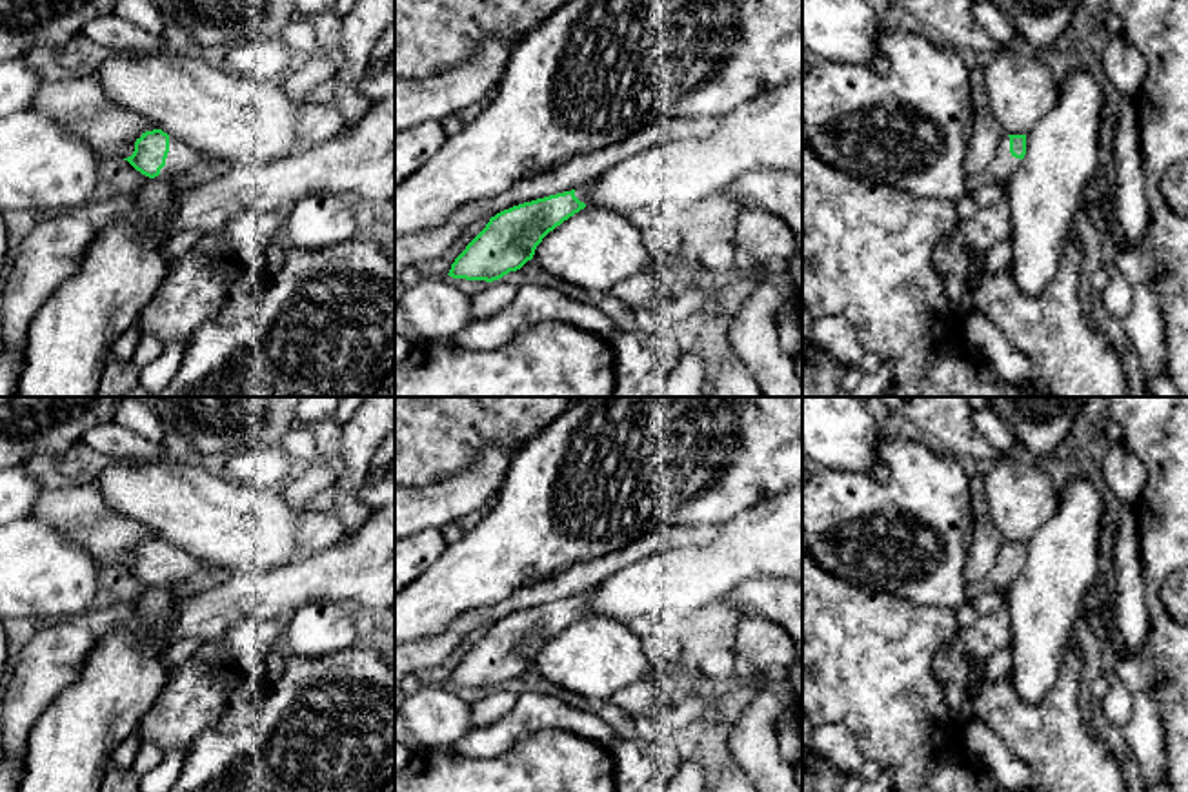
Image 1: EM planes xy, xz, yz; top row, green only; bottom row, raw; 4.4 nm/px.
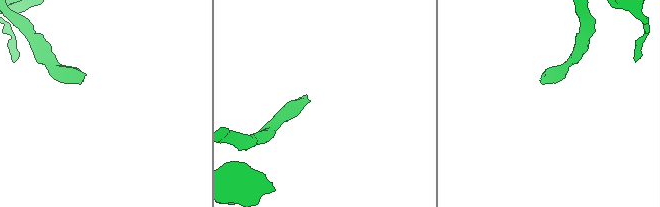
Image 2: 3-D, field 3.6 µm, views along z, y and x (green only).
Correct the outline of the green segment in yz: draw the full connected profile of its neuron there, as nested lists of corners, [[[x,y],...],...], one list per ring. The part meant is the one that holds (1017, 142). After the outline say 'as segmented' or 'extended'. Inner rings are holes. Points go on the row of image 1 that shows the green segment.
[[[1004,135],[990,166],[995,184],[1004,186],[1026,155],[1026,135]]]; extended

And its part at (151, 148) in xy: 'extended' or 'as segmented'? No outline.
extended

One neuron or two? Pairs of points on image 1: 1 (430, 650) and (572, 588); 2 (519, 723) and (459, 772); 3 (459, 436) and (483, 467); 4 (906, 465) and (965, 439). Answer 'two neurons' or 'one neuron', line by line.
1: one neuron
2: two neurons
3: two neurons
4: two neurons

